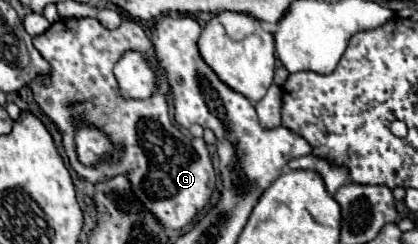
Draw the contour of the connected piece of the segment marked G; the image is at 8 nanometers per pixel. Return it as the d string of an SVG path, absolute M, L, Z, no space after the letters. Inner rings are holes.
M92 17L58 19L48 27L48 31L34 37L34 47L52 65L52 73L48 77L34 79L30 89L42 111L62 131L64 147L76 173L90 183L126 173L142 207L146 207L162 223L162 227L186 227L206 207L216 189L216 173L208 147L204 139L184 135L180 127L170 119L166 105L166 79L162 79L158 95L138 101L124 99L120 95L118 81L112 73L118 55L122 55L126 47L138 47L138 51L146 51L146 47L150 47L146 31L132 19L124 19L116 29L108 29ZM74 117L78 117L86 127L96 125L96 129L110 137L110 143L124 147L120 159L116 163L100 161L92 167L80 163L74 143Z

